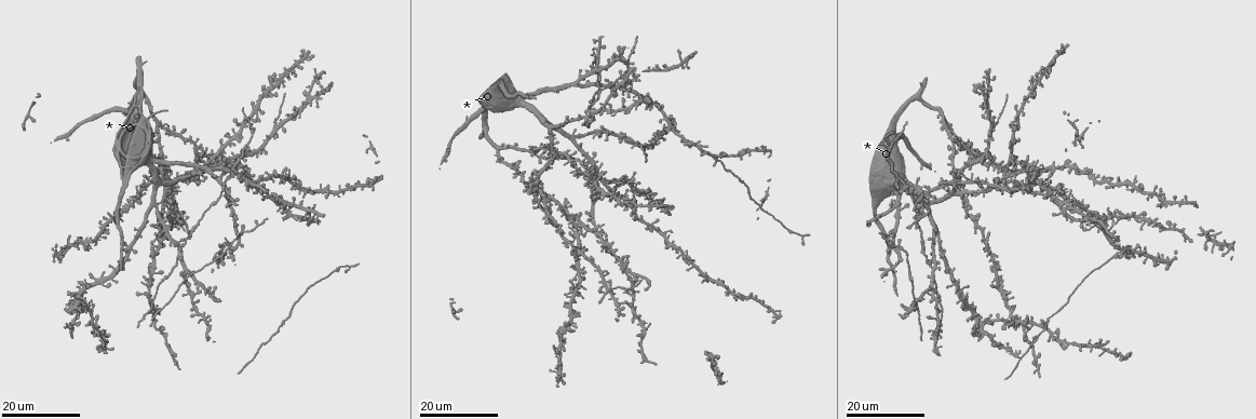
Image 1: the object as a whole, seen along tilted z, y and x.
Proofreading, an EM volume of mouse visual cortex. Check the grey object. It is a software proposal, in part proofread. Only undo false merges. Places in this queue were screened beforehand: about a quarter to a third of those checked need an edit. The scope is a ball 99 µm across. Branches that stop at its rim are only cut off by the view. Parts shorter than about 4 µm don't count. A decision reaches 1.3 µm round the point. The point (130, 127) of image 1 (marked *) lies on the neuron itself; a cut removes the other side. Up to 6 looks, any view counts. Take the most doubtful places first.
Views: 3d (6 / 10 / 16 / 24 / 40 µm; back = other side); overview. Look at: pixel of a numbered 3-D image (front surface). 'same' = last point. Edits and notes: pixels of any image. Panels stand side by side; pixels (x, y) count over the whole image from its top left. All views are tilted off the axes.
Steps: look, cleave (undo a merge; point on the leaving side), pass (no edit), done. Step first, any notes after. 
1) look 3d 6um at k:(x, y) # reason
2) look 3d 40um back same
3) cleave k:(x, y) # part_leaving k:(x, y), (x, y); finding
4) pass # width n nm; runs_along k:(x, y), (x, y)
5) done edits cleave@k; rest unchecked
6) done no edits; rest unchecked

look 3d 16um at 1:(900, 253) # four or more arms meet

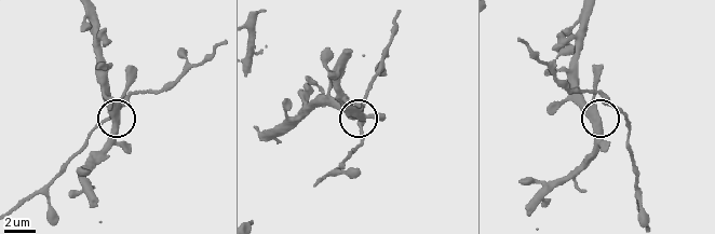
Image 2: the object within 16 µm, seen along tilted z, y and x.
look 3d 6um at 2:(593, 109) # closer look

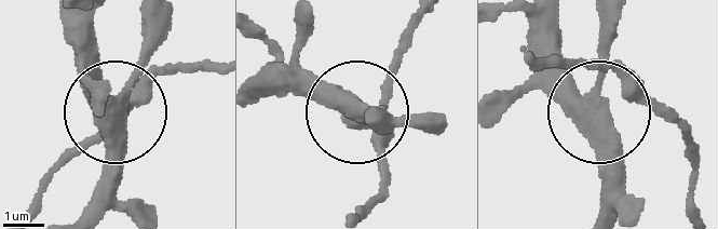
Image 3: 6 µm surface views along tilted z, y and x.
look 3d 6um back at 3:(119, 111)

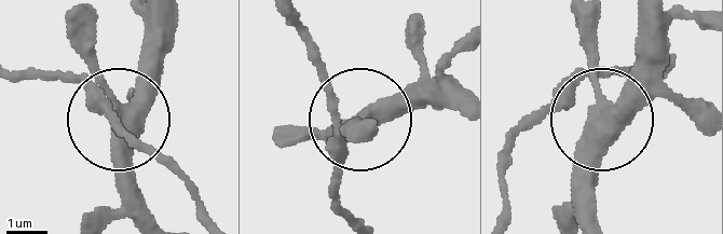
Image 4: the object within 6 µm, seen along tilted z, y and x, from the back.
pass # runs_along 4:(640, 16), (632, 86), (598, 124), (592, 218); all the same neuron

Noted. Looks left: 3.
look 3d 16um at 1:(596, 233) # looks like a crossing

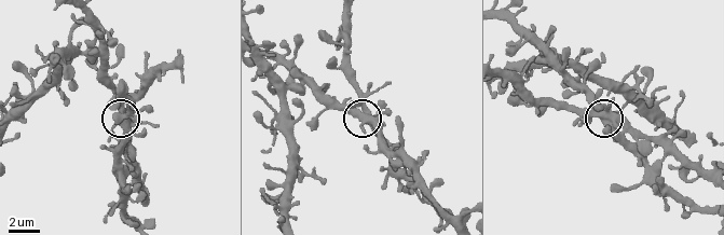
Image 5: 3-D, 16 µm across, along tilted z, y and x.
look 3d 6um at 5:(358, 115)

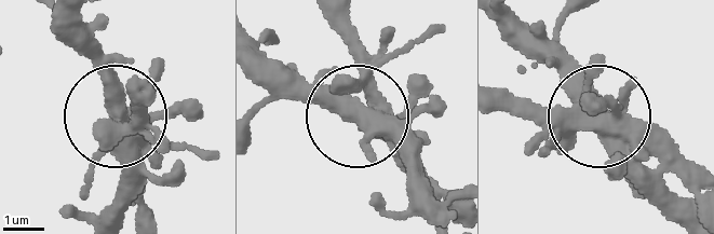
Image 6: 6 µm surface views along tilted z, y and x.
pass # width 410 nm; runs_along 6:(335, 21), (362, 70), (354, 108), (321, 102), (272, 67); continuous, no second neuron

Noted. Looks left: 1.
done no edits; rest unchecked

